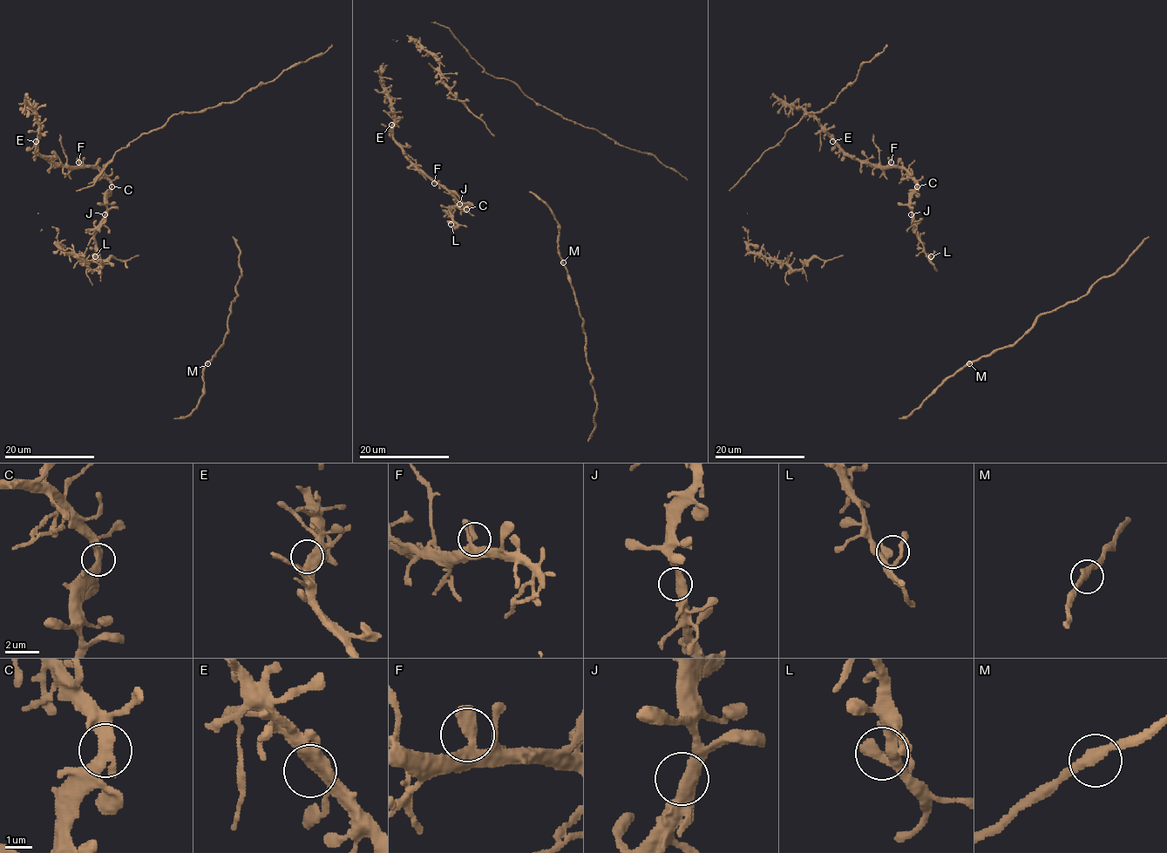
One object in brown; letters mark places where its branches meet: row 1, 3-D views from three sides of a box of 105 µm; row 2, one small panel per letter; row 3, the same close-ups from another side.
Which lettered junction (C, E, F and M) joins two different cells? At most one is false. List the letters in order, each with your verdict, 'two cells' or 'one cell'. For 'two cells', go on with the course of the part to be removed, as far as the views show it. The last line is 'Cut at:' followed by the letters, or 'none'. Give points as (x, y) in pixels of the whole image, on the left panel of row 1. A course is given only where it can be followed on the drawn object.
C: one cell
E: one cell
F: one cell
M: one cell
Cut at: none

